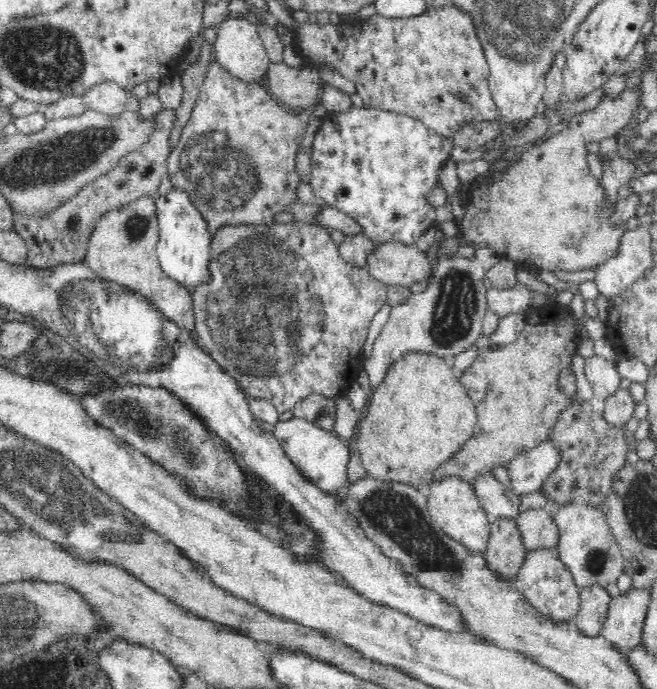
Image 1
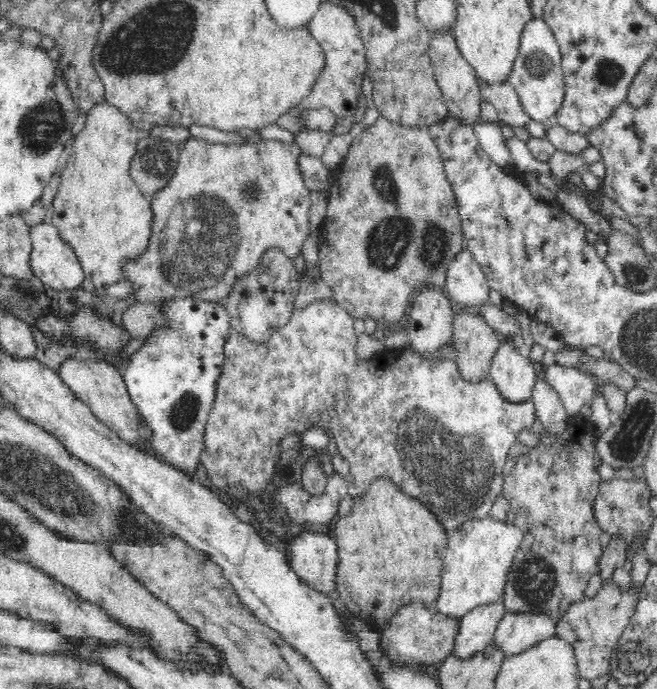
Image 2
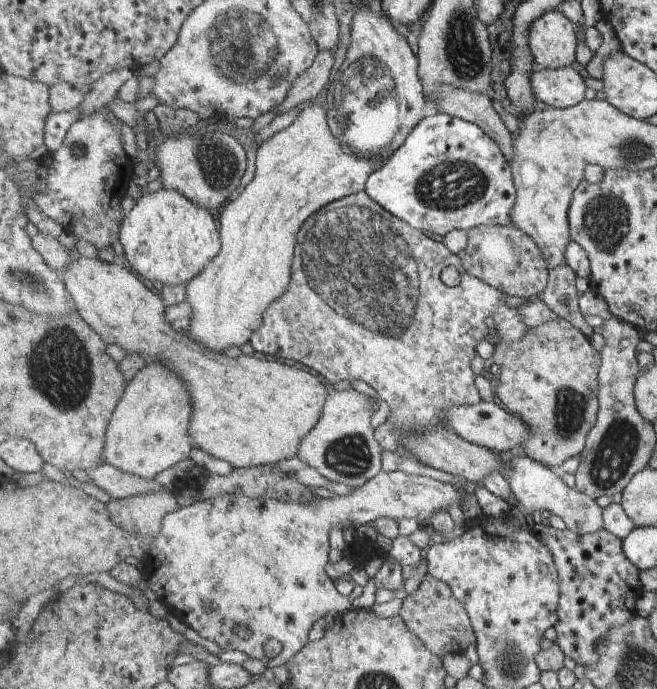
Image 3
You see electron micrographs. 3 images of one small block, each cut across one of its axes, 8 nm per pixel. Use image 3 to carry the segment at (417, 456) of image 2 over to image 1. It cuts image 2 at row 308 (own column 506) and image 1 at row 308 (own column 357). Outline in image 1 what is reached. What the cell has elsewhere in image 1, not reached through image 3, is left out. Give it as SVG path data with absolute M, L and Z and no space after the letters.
M288 206L284 210L280 208L280 212L270 216L270 221L266 224L226 224L226 226L216 228L216 232L212 233L208 262L210 277L206 283L193 290L197 343L222 367L225 373L237 380L247 398L265 398L278 409L280 414L293 410L298 400L306 398L312 392L319 392L325 396L345 395L361 369L361 352L367 340L372 319L382 306L387 304L389 286L372 277L366 267L356 267L347 263L340 257L337 248L338 245L333 242L329 230L312 223L298 222L292 216L292 210L288 212Z

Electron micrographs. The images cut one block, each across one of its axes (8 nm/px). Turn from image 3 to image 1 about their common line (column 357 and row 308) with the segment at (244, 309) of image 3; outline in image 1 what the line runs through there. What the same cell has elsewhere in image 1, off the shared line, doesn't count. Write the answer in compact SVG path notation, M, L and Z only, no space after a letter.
M154 196L140 197L125 207L107 212L98 221L88 241L84 263L102 281L116 282L126 290L144 297L156 310L160 311L162 317L176 323L197 340L193 290L182 286L162 271L157 256L158 230Z

